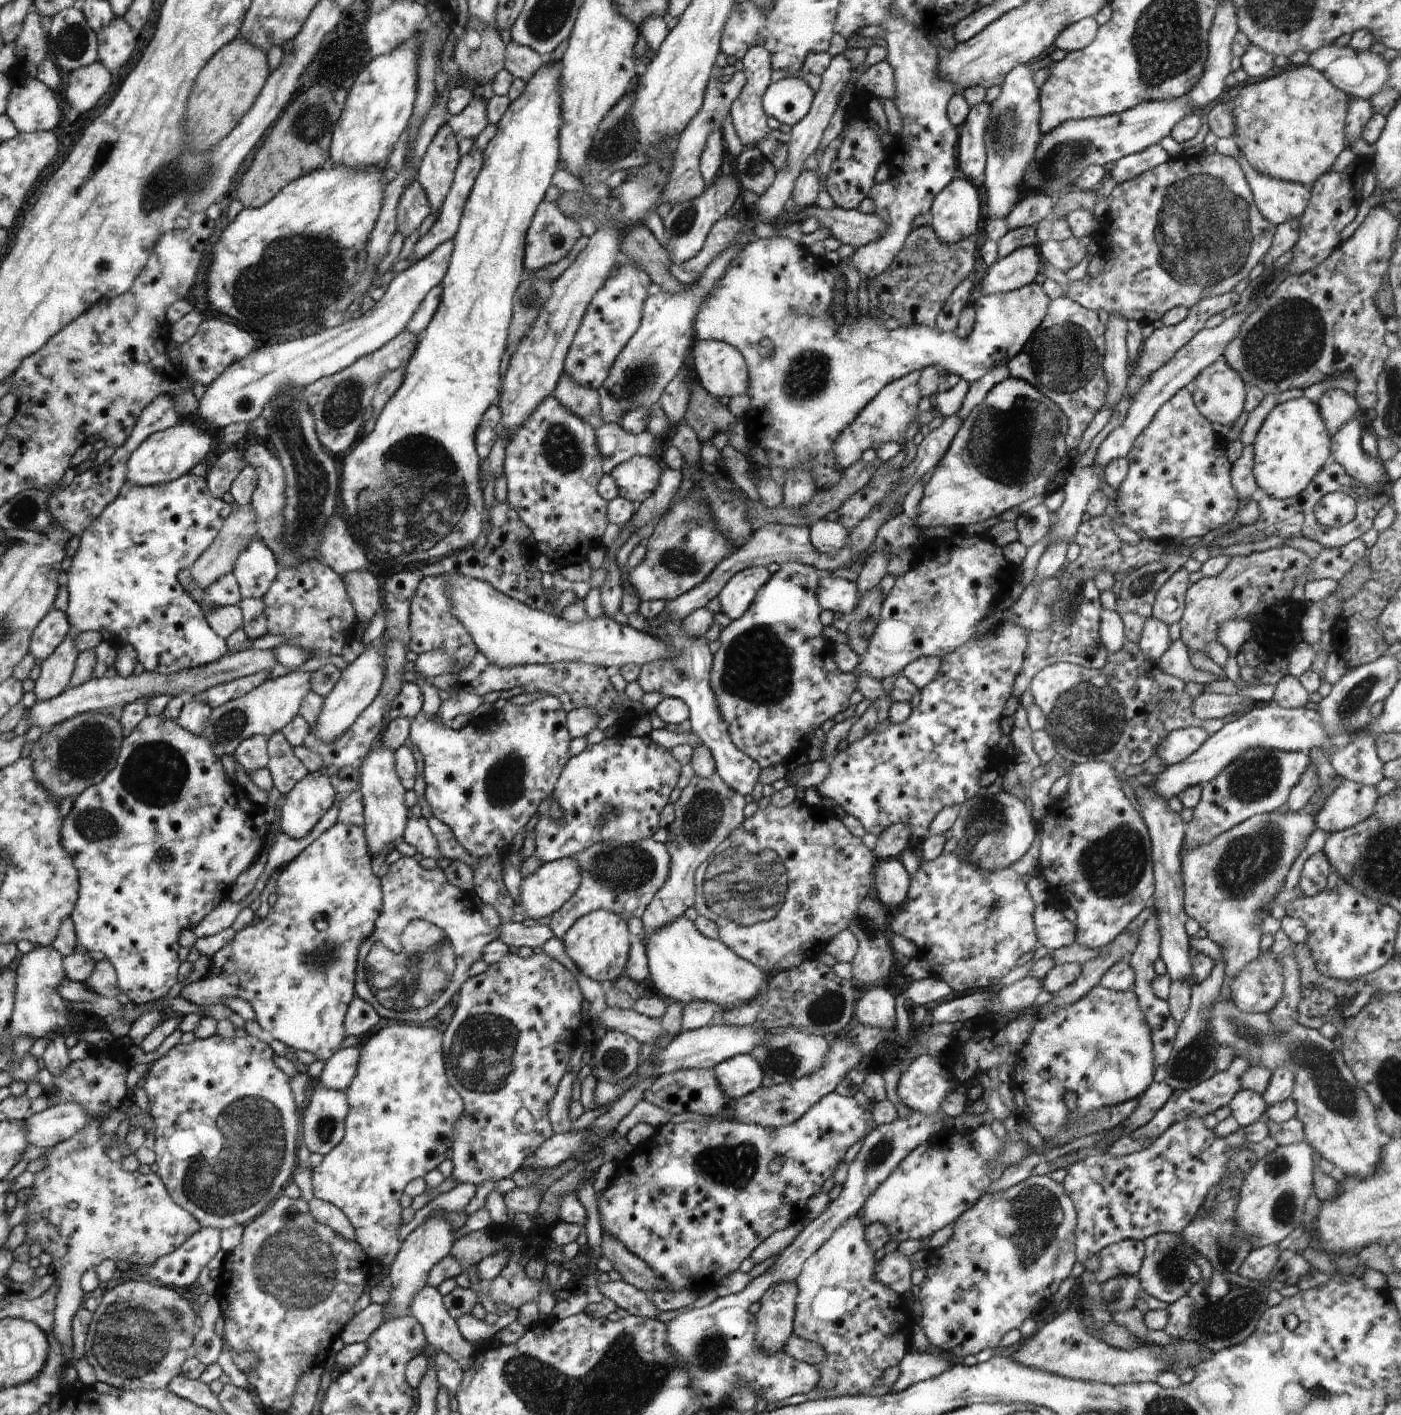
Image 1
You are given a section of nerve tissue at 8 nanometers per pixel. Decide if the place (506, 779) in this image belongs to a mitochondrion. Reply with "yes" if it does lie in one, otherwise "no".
yes

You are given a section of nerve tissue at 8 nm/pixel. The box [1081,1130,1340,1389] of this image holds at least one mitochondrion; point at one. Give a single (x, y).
(1223, 1315)

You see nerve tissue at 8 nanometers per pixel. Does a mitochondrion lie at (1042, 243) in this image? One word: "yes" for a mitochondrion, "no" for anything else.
no

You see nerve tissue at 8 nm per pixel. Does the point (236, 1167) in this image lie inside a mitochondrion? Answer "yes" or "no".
yes

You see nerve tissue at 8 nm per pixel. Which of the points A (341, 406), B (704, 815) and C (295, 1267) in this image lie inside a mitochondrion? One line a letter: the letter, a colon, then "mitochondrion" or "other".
A: mitochondrion
B: mitochondrion
C: mitochondrion

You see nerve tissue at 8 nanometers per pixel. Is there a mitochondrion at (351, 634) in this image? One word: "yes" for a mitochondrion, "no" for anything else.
no

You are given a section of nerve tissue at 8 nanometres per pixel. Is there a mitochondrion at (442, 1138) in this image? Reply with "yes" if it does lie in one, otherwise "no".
no

